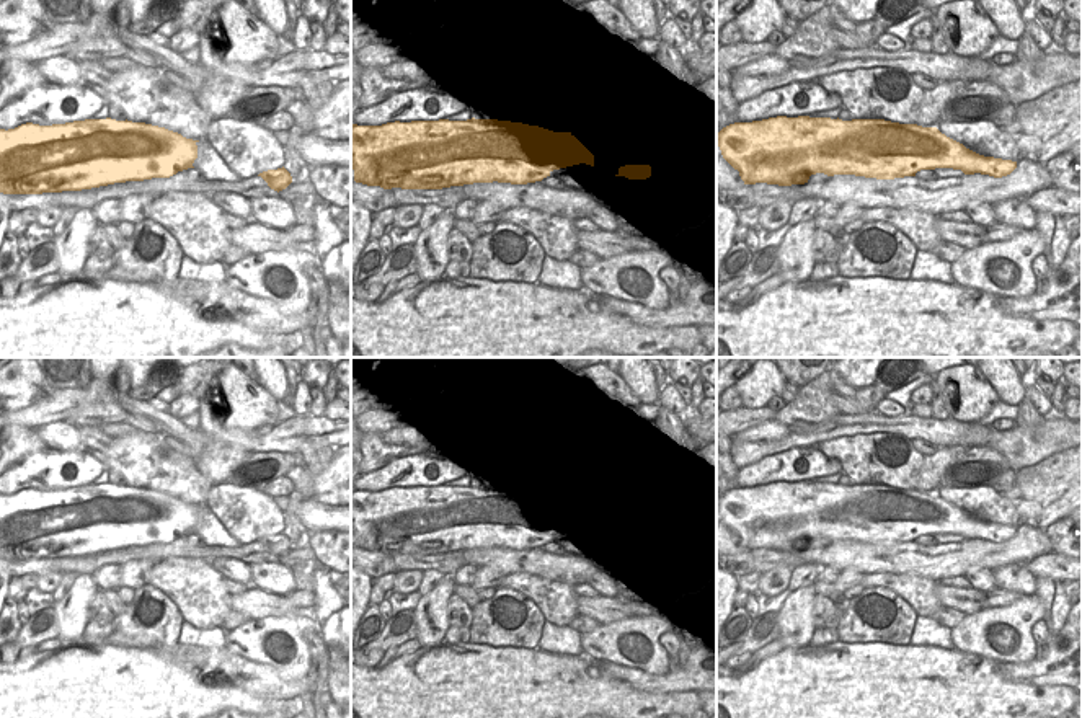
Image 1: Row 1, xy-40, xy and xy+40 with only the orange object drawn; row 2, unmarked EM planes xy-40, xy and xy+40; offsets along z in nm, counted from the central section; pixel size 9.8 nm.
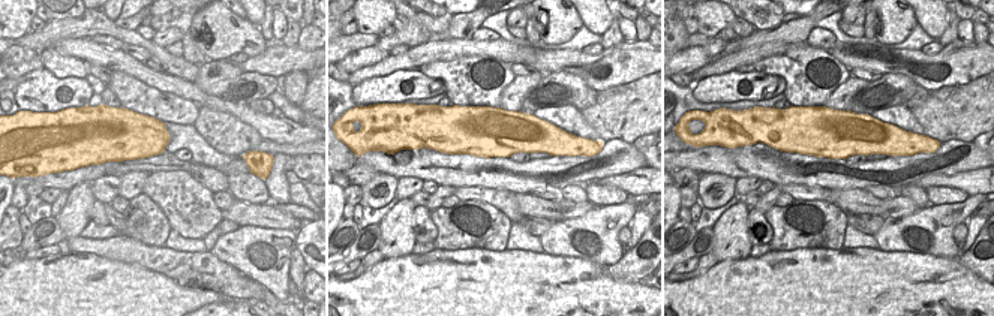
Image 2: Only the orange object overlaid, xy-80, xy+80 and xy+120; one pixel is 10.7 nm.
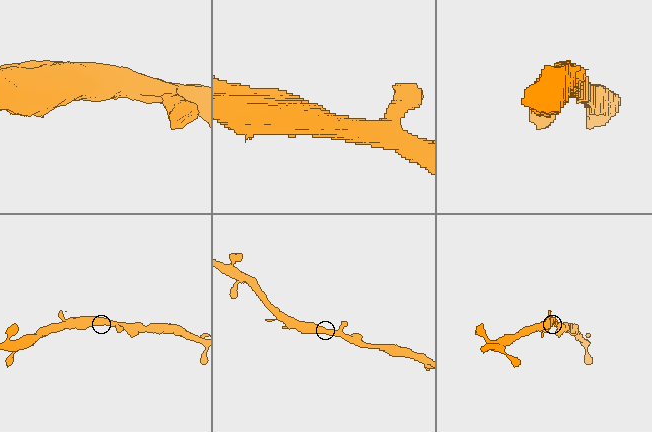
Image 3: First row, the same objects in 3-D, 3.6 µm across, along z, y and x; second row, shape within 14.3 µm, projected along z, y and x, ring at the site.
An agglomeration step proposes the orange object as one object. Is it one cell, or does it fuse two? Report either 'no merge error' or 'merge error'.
no merge error

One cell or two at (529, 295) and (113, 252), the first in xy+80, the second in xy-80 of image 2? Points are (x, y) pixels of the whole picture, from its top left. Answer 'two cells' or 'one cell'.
two cells

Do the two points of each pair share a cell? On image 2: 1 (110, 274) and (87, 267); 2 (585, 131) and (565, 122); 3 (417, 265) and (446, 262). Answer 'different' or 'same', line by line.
1: same
2: same
3: same

